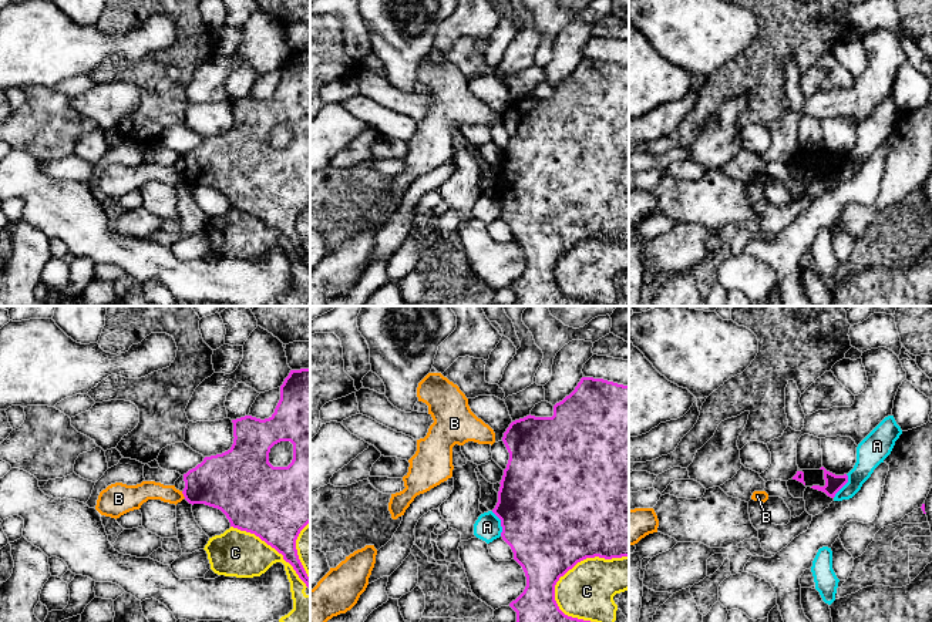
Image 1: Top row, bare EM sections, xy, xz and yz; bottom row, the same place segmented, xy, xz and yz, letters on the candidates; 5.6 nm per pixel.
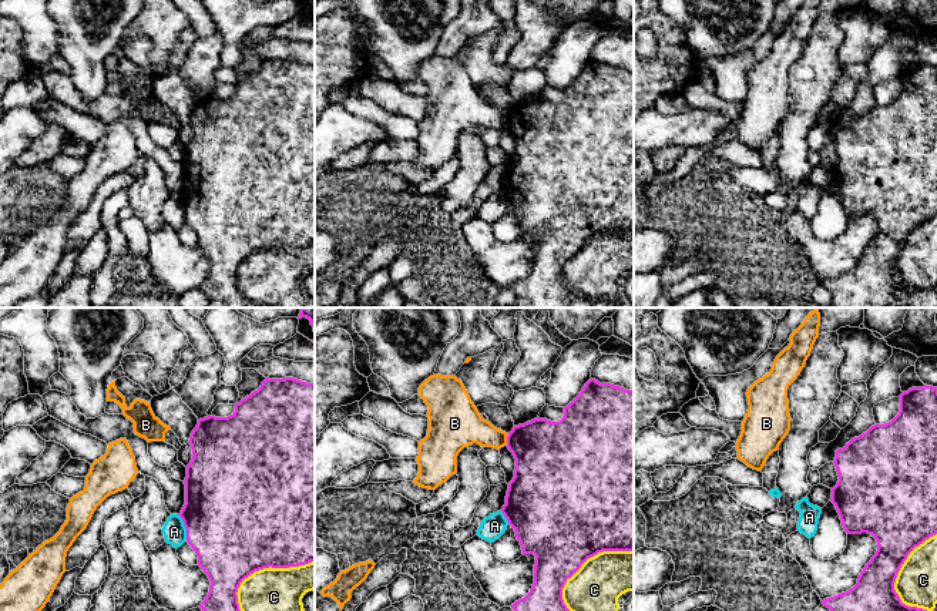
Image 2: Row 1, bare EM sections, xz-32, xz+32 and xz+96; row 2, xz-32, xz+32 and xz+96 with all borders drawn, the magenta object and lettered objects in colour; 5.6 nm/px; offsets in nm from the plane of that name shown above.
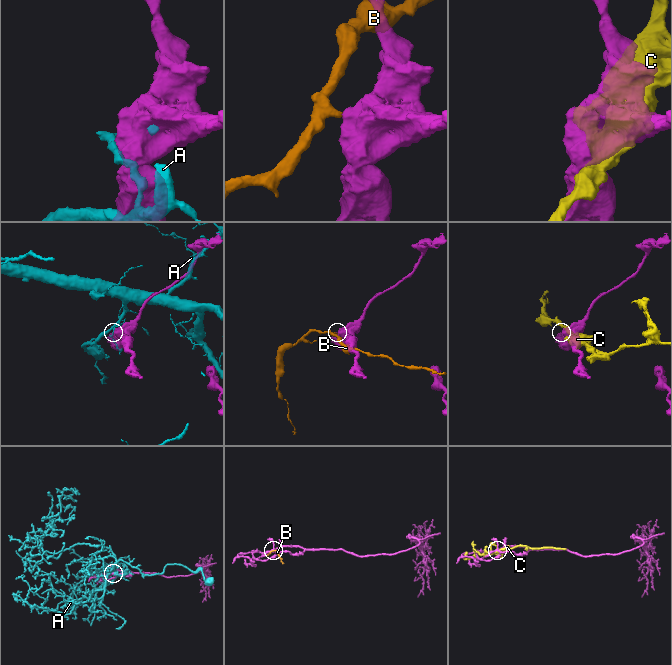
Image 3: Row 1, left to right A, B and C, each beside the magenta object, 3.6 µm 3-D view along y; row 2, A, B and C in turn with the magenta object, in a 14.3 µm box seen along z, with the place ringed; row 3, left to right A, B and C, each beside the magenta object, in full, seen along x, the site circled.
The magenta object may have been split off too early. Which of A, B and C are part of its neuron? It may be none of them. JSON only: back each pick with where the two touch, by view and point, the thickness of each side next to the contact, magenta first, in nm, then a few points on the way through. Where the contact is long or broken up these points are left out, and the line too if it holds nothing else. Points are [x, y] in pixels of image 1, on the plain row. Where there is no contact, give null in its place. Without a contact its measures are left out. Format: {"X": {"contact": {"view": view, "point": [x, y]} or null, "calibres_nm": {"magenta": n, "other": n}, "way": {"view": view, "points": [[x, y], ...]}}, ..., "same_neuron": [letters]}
{"same_neuron": []}

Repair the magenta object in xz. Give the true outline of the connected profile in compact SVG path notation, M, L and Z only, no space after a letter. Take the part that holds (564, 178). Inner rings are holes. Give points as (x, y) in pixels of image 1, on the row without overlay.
M582 58L575 71L554 87L552 98L529 95L515 101L502 122L509 141L492 194L501 201L501 218L526 258L524 273L509 285L517 293L515 306L600 306L565 296L555 282L555 266L586 239L629 238L629 67Z

